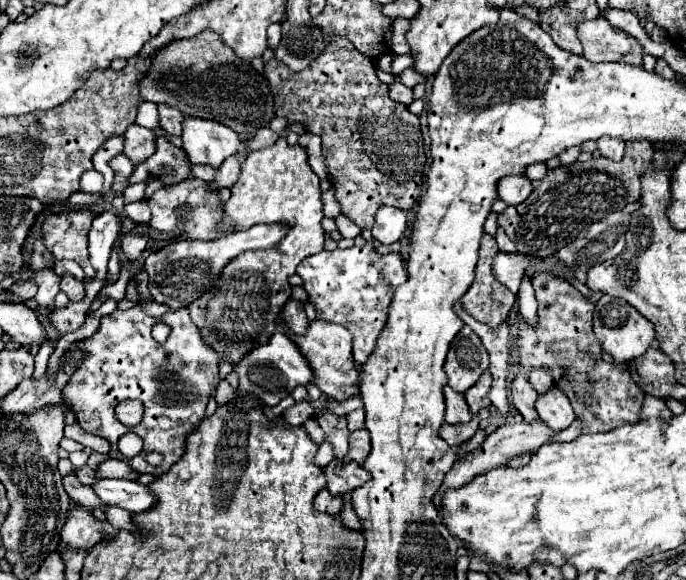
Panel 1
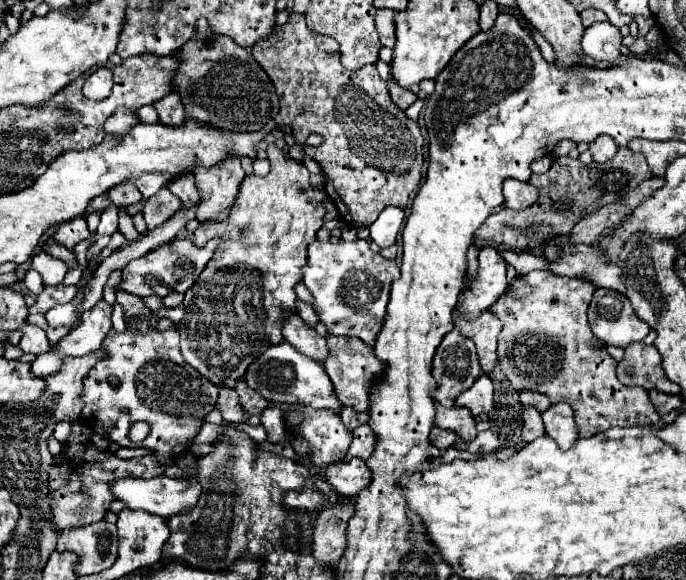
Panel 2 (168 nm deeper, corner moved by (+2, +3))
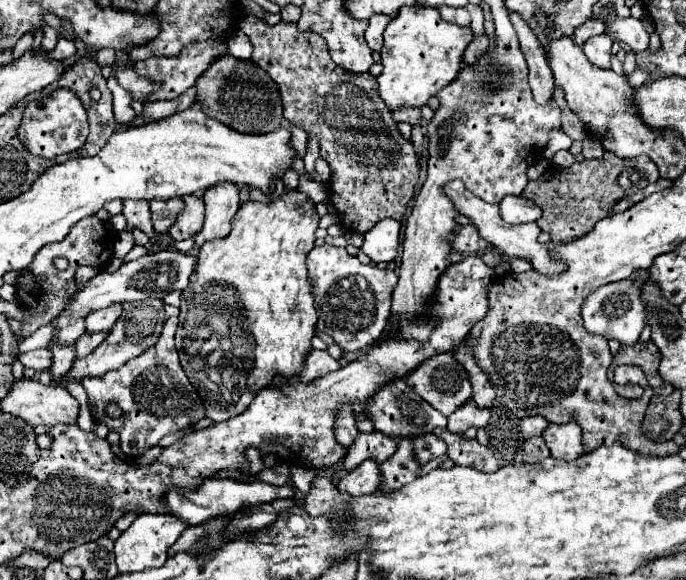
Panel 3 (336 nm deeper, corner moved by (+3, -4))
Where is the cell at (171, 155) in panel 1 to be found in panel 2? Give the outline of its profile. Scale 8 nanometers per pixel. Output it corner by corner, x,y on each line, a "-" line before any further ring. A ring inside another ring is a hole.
180,175
178,179
168,183
168,189
182,201
182,207
194,207
194,203
200,201
198,189
194,185
194,177
190,175

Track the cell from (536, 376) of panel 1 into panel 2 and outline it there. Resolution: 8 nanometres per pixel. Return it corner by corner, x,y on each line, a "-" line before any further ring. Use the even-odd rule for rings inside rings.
522,391
520,403
522,403
524,407
536,407
540,413
550,407
550,401
546,399
546,395
542,395
542,393
538,393
538,391

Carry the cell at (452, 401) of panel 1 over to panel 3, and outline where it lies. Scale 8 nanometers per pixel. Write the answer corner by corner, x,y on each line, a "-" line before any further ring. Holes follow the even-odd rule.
437,428
433,434
447,442
447,454
455,464
471,466
483,472
495,472
499,468
495,454
487,446
481,446
477,440
469,440
463,434
453,434
447,428

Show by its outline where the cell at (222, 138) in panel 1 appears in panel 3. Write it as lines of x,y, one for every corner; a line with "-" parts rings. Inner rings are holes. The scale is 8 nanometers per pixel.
233,182
215,184
205,190
205,224
203,230
195,234
195,246
207,240
223,238
231,230
231,218
239,210
239,186

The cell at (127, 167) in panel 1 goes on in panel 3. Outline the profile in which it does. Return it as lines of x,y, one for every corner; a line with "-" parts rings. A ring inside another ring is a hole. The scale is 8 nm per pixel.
125,200
123,202
123,216
129,222
129,228
141,228
145,234
149,232
151,240
157,238
157,234
153,234
151,228
151,214
149,214
149,202
133,202
133,200

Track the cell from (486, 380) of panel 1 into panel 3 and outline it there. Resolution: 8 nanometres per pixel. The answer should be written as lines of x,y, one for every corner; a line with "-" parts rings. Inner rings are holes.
469,400
449,416
447,428
451,432
465,432
471,426
483,428
489,422
489,416
491,416
489,408
479,408
473,400

